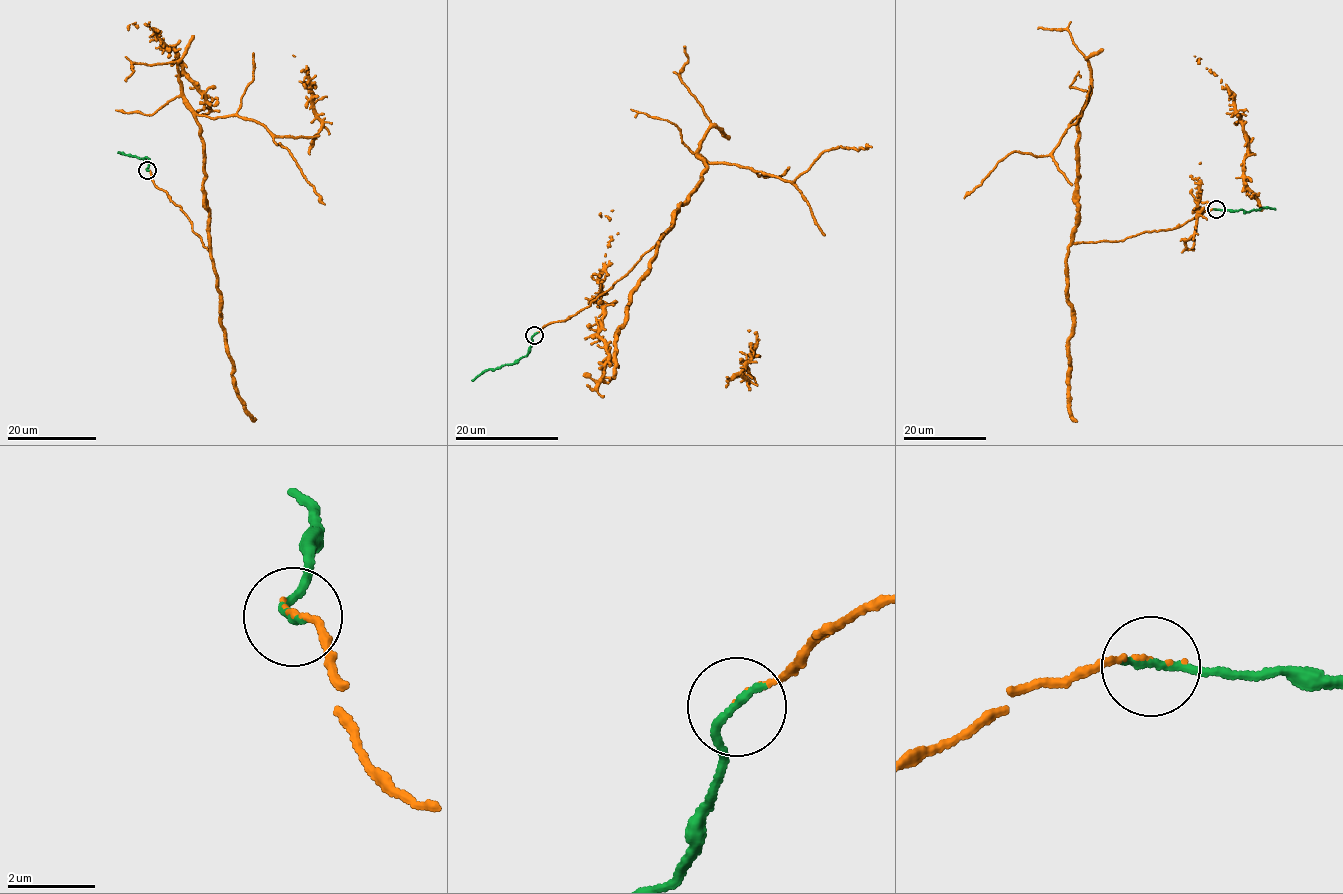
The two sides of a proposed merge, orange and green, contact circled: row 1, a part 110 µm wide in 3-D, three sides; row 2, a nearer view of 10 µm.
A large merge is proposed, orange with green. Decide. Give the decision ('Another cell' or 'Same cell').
Another cell

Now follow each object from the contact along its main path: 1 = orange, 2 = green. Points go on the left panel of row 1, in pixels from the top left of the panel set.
1: (147, 170), (210, 250), (205, 150), (195, 116), (232, 115), (268, 128), (277, 144), (290, 151), (325, 205)
2: (147, 170), (150, 160), (148, 157), (118, 153)

